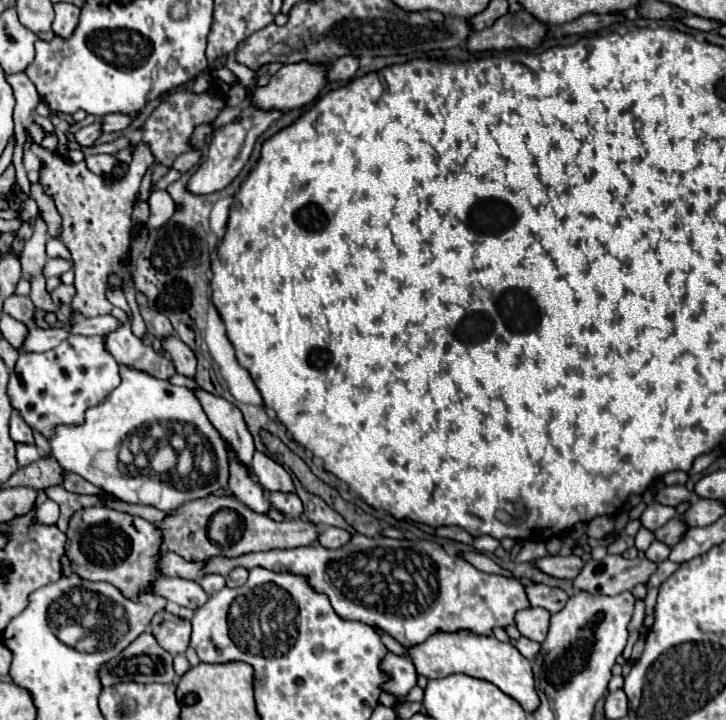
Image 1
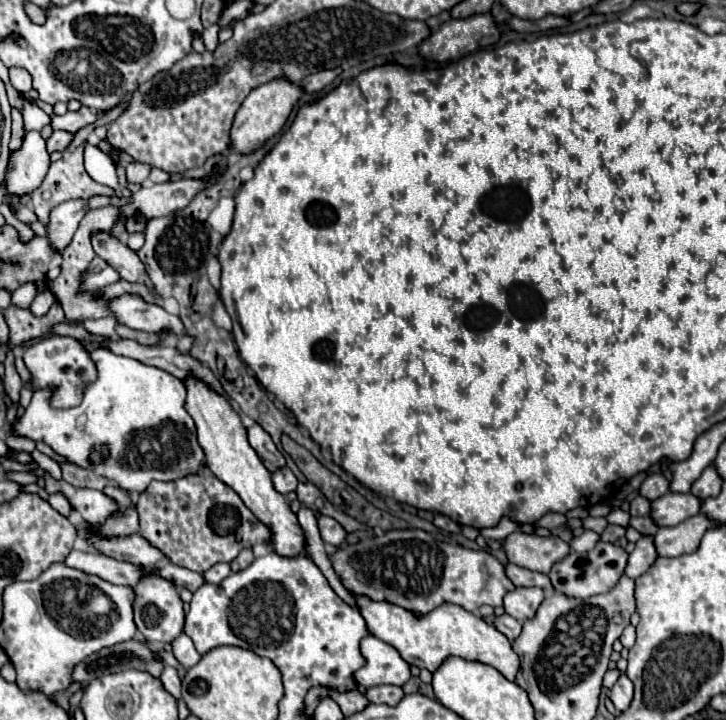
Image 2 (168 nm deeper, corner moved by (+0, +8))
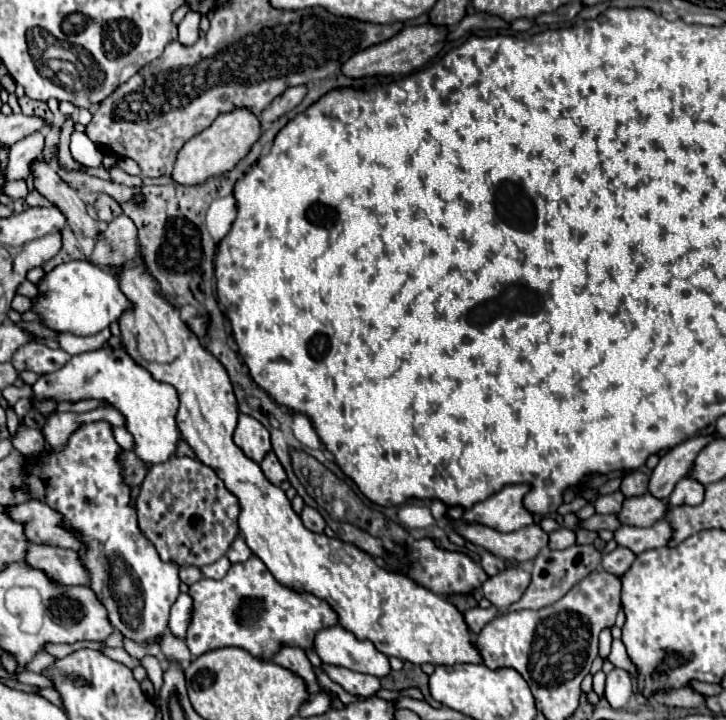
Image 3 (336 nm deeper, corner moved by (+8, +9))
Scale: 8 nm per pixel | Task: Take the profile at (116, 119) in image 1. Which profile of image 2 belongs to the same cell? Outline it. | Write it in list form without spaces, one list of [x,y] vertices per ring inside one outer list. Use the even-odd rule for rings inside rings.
[[[81,107],[79,111],[67,111],[65,115],[51,115],[51,127],[57,131],[57,129],[61,129],[61,131],[69,131],[69,133],[75,133],[75,131],[79,131],[81,127],[85,127],[85,125],[89,125],[89,123],[93,123],[95,119],[99,117],[99,113],[93,113],[91,109],[87,109],[87,107]]]

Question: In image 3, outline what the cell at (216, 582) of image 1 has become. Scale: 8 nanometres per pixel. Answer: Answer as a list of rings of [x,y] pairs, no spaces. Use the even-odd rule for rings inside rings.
[[[223,556],[223,558],[219,558],[217,562],[213,562],[213,564],[209,564],[209,566],[203,566],[203,568],[201,568],[201,574],[203,574],[205,578],[221,580],[221,578],[227,574],[229,566],[231,566],[229,558],[227,558],[227,556]]]

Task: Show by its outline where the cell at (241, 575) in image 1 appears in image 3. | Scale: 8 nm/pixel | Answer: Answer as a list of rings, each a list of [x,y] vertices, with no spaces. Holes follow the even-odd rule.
[[[239,534],[239,536],[235,538],[235,542],[233,542],[233,546],[229,548],[227,558],[229,558],[233,564],[237,564],[237,562],[245,562],[249,556],[251,556],[251,550],[249,550],[245,538]]]

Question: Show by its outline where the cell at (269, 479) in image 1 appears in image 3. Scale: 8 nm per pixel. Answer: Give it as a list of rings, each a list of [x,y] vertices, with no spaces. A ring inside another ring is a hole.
[[[239,414],[239,424],[235,428],[235,444],[245,452],[247,458],[257,464],[271,452],[269,430],[255,418],[247,414]]]

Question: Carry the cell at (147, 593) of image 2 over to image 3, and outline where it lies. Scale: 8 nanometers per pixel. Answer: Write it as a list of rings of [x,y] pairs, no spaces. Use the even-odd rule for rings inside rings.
[[[107,422],[87,424],[79,428],[75,434],[71,434],[69,444],[63,452],[59,454],[51,452],[43,464],[29,460],[27,482],[29,482],[31,496],[59,510],[65,516],[65,526],[79,532],[79,536],[89,544],[89,552],[81,554],[85,566],[91,572],[89,586],[95,590],[97,598],[105,602],[109,610],[109,620],[113,622],[113,626],[119,632],[123,632],[125,638],[131,638],[135,642],[147,642],[161,636],[167,630],[169,608],[179,596],[179,582],[181,582],[177,576],[179,566],[173,566],[173,562],[161,562],[155,546],[141,534],[137,526],[137,514],[129,506],[131,488],[123,484],[121,464],[115,462],[117,452],[119,452],[119,444],[115,442],[111,434],[111,426]],[[49,470],[55,470],[55,476],[49,476]]]

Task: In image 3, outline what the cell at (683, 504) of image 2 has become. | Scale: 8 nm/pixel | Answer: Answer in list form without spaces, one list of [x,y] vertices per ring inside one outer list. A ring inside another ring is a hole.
[[[643,494],[637,498],[627,498],[623,502],[623,510],[619,512],[621,524],[629,526],[653,526],[655,522],[663,520],[669,510],[665,500],[655,498],[653,494]]]

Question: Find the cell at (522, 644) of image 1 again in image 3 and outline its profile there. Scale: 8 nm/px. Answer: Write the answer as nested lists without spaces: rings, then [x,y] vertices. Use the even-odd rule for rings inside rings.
[[[495,606],[483,610],[483,608],[473,608],[465,612],[465,622],[469,622],[469,630],[473,630],[473,634],[479,634],[487,622],[491,622],[495,616],[499,614],[499,610]]]

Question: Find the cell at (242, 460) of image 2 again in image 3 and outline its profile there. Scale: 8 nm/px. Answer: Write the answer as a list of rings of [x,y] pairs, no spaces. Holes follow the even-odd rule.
[[[139,262],[139,268],[119,272],[119,284],[123,294],[133,302],[133,310],[127,310],[119,320],[125,352],[139,366],[143,366],[155,380],[167,382],[177,390],[179,394],[177,428],[181,430],[181,436],[185,436],[183,440],[193,448],[197,460],[213,468],[215,474],[223,480],[225,488],[239,498],[241,534],[245,536],[247,546],[253,550],[255,556],[263,560],[263,564],[271,570],[271,574],[285,586],[291,586],[295,590],[309,590],[317,598],[327,600],[331,608],[337,612],[339,622],[345,630],[353,632],[359,640],[371,640],[377,646],[377,650],[381,650],[387,656],[395,656],[417,666],[419,664],[449,666],[457,662],[481,664],[483,656],[475,644],[475,636],[469,630],[463,614],[449,600],[433,594],[431,590],[425,590],[423,586],[417,586],[415,582],[409,582],[409,578],[401,578],[401,574],[389,574],[387,570],[381,570],[381,566],[377,566],[369,554],[361,552],[353,544],[341,542],[339,538],[329,538],[325,534],[313,534],[303,526],[301,518],[293,512],[285,492],[279,486],[271,484],[261,472],[259,464],[247,458],[243,450],[233,442],[239,408],[225,366],[209,350],[205,350],[197,340],[197,336],[181,322],[179,310],[163,296],[157,294],[157,282],[153,280],[151,274],[147,274],[143,262]]]

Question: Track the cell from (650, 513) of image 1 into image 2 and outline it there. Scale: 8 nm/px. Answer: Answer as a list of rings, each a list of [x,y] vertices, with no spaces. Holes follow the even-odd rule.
[[[637,495],[631,503],[629,503],[629,513],[631,517],[639,517],[639,515],[649,515],[651,513],[651,501]]]

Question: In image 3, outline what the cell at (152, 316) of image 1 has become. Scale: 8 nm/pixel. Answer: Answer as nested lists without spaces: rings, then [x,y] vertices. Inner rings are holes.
[[[41,158],[39,162],[31,164],[31,172],[35,174],[35,188],[51,200],[55,206],[61,208],[61,212],[67,216],[67,224],[75,232],[77,238],[89,236],[91,240],[99,240],[101,228],[97,218],[91,216],[87,204],[77,196],[73,188],[69,188],[59,174]]]

